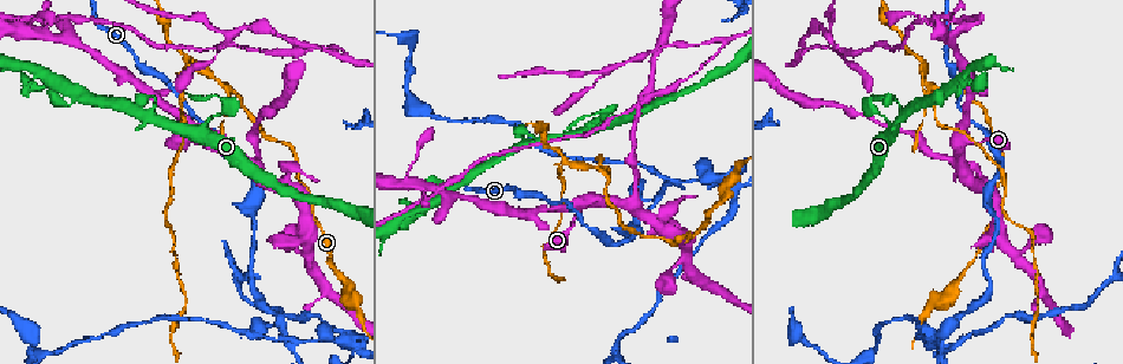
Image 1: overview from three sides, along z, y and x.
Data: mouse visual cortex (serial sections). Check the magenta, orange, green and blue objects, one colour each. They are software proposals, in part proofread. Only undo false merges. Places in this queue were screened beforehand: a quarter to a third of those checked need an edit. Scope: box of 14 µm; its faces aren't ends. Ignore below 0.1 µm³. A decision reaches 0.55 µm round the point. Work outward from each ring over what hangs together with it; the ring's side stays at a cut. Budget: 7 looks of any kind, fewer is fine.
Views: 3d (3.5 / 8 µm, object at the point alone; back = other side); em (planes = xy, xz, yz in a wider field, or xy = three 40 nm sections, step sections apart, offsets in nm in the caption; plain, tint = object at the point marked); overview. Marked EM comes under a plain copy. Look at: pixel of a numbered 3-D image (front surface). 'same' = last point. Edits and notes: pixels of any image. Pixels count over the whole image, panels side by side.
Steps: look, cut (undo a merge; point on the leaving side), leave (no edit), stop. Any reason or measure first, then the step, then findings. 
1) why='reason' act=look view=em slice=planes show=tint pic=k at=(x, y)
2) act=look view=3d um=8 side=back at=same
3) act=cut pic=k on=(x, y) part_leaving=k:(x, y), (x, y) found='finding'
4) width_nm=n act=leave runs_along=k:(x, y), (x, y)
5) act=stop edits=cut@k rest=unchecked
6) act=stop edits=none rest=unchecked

act=look view=3d um=3.5 pic=1 at=(576, 164)

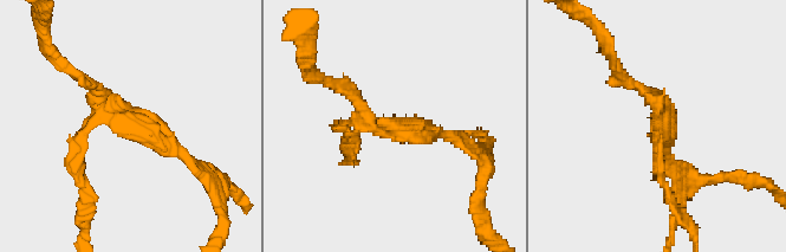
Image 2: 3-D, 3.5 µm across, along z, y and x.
why='now the EM' act=look view=em slice=xy step=2 show=tint pic=2 at=(136, 123)

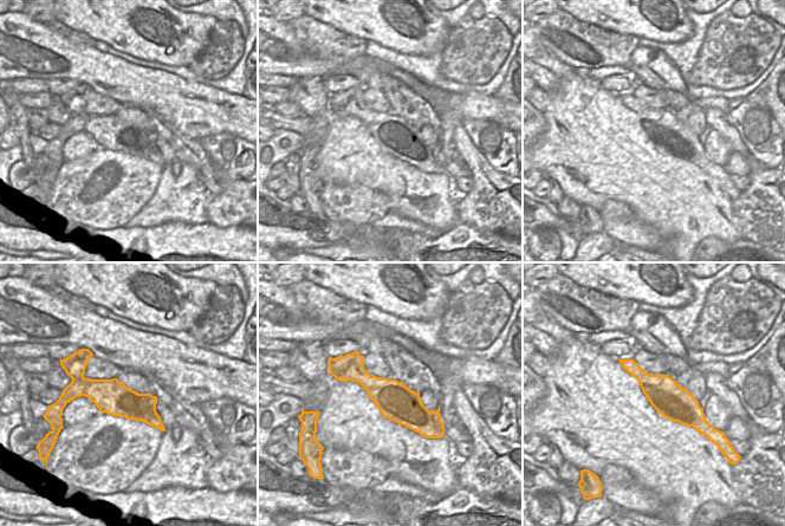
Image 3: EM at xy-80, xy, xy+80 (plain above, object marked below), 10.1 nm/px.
why='cut it another way' act=look view=em slice=planes show=tint at=same

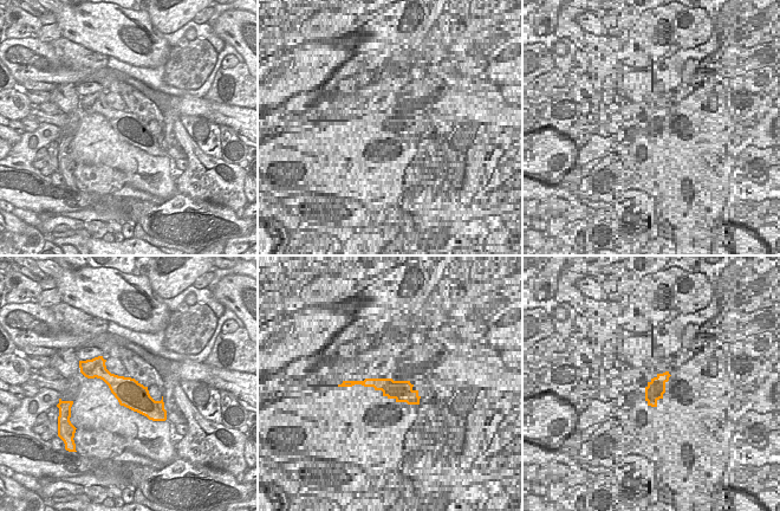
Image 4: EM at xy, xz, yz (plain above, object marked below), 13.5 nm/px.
arm_widths_nm=100,150,200 act=cut pic=2 on=(76, 155) part_leaving=2:(101, 124), (79, 139), (76, 157), (86, 219) found='two cells meet here'

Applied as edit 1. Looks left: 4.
why='abrupt turn' act=look view=3d um=3.5 pic=1 at=(46, 31)

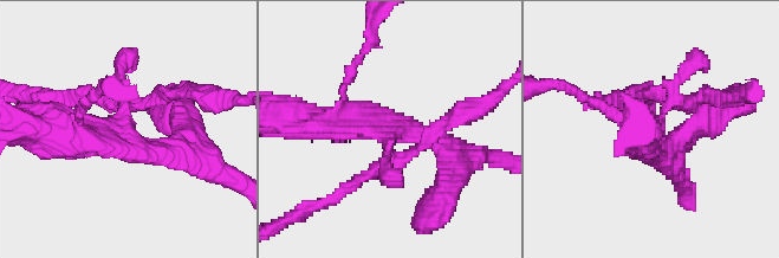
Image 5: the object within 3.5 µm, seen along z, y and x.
arms=3 arm_widths_nm=200,250,450 act=look view=em slice=planes show=tint pic=5 at=(392, 130)

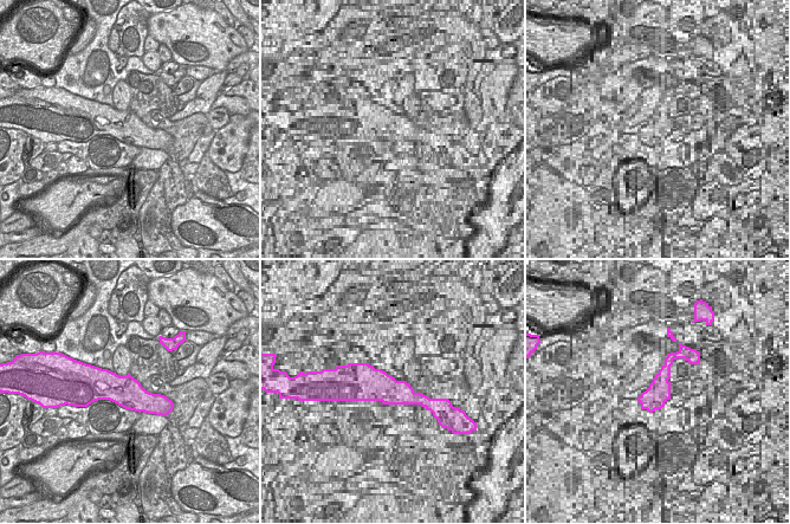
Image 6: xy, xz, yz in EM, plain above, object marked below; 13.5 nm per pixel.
width_nm=420 act=cut pic=5 on=(649, 92) part_leaving=5:(667, 109), (685, 102), (636, 95) found='two cells meet here'

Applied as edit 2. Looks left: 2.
why='sharp bend' act=look view=3d um=3.5 side=back pic=1 at=(222, 109)

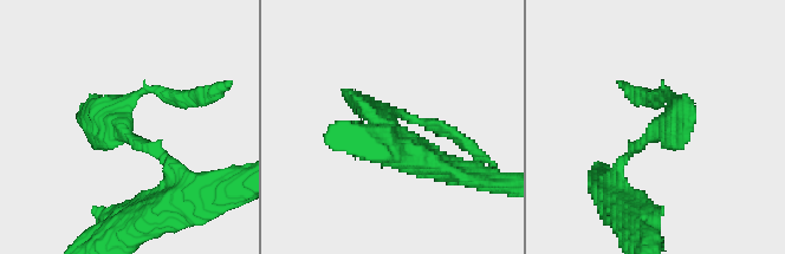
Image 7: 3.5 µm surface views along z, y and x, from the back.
act=leave runs_along=7:(620, 165), (670, 115), (661, 92) found='one cell here'

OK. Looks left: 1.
act=stop edits=cut@2,cut@5 rest=unchecked

